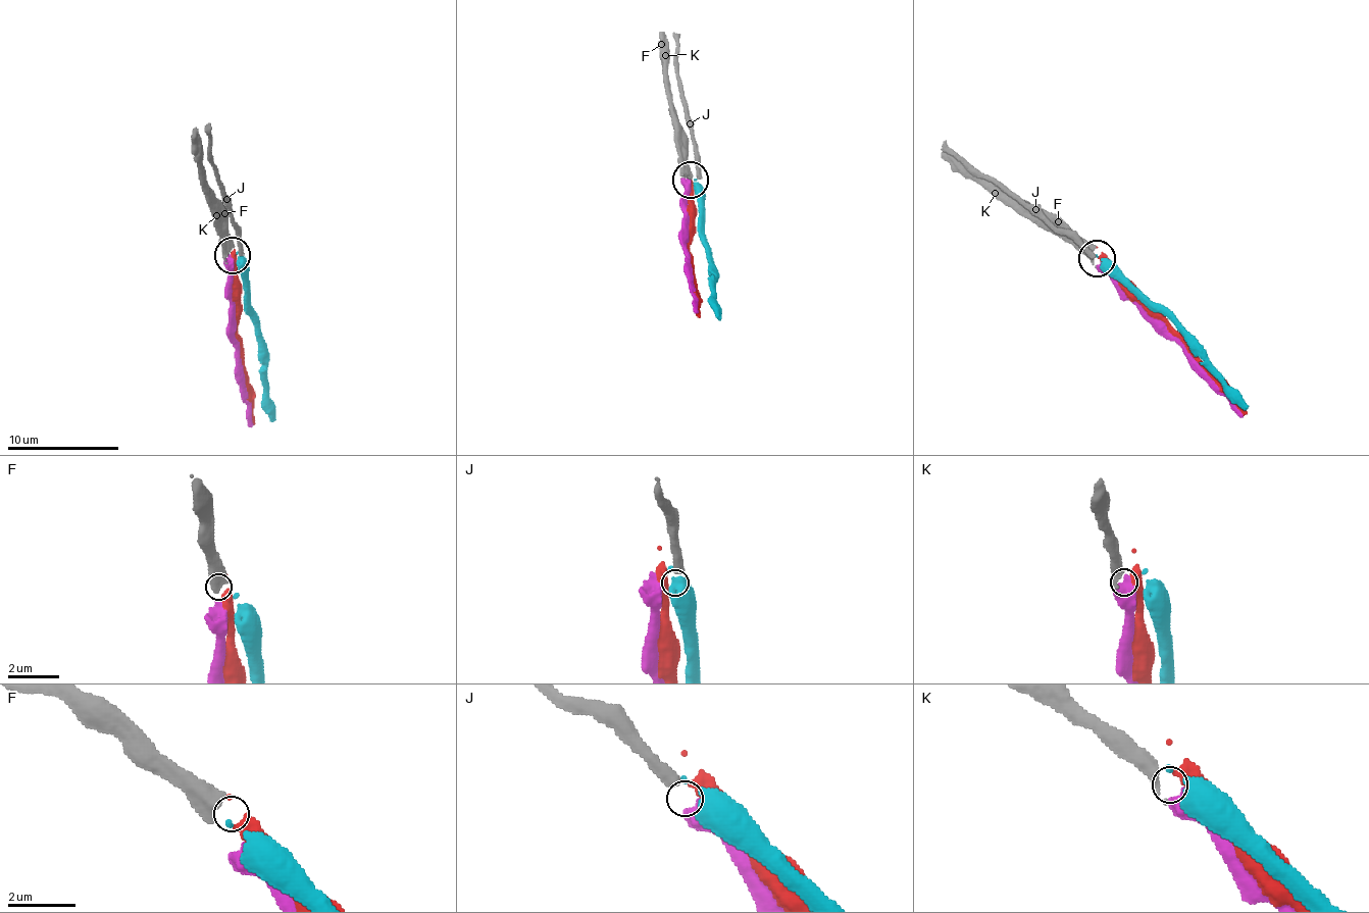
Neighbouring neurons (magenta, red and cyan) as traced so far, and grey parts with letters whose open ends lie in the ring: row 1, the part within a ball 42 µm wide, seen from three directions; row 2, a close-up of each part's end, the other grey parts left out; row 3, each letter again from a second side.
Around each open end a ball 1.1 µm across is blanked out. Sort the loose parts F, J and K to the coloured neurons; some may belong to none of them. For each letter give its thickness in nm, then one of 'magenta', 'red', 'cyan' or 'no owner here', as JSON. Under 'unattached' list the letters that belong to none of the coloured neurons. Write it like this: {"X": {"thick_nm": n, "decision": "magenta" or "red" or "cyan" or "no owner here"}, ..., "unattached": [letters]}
{"F": {"thick_nm": 550, "decision": "red"}, "J": {"thick_nm": 360, "decision": "no owner here"}, "K": {"thick_nm": 280, "decision": "magenta"}, "unattached": ["J"]}

